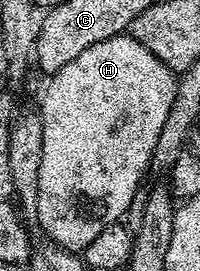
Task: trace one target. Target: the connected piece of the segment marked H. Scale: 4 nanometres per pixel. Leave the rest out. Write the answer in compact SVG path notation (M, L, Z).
M129 35L104 39L104 43L92 43L72 63L64 63L60 71L49 78L42 93L42 126L44 127L44 151L40 155L40 175L36 191L37 228L47 233L49 240L62 249L85 251L88 243L104 231L104 227L118 223L128 203L147 176L152 151L172 101L176 99L178 77L144 43Z

